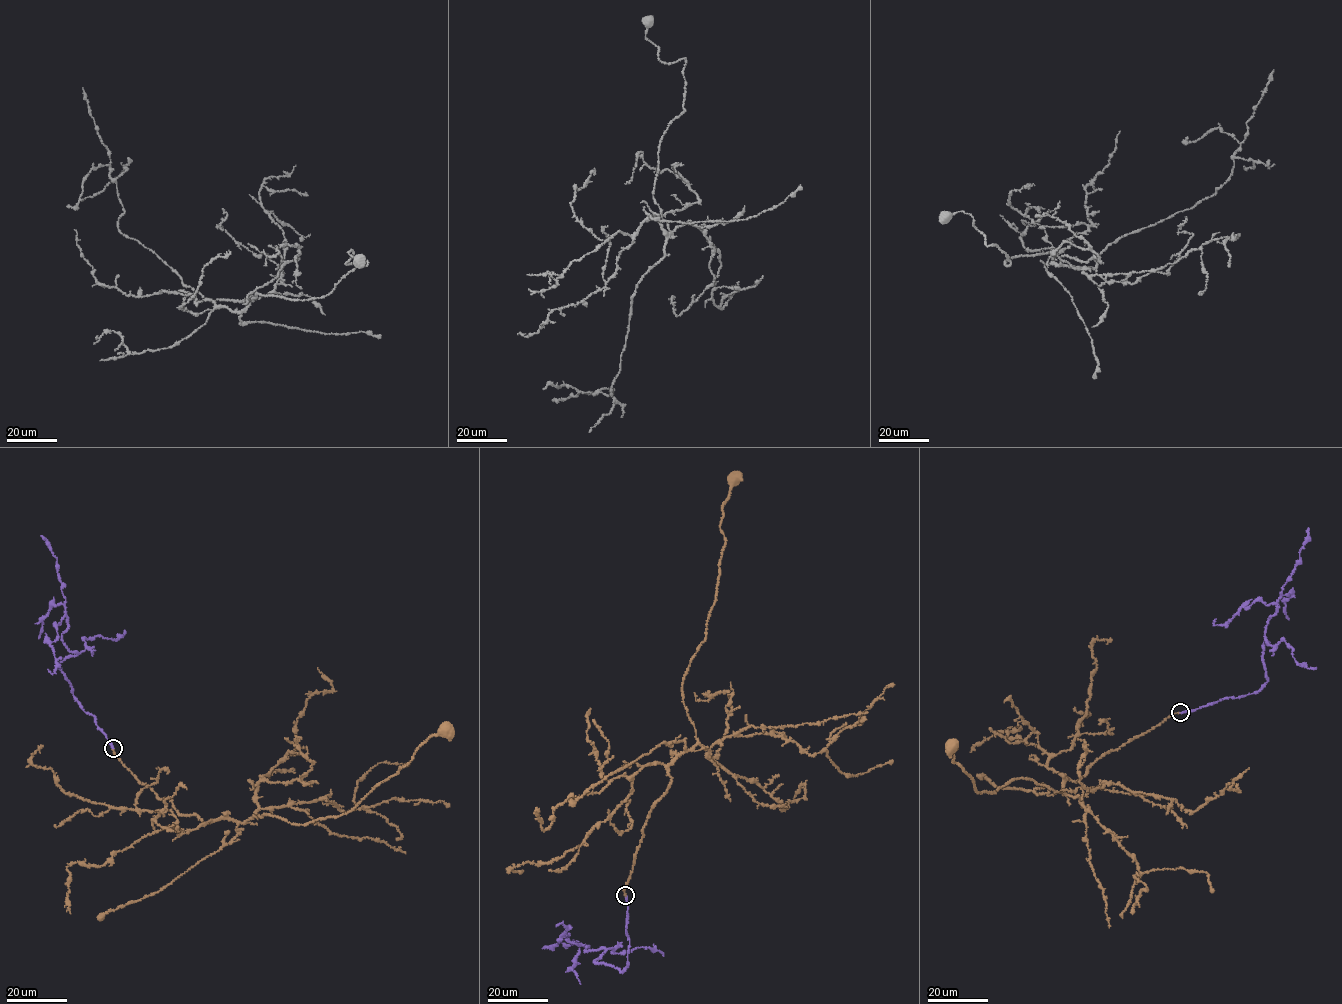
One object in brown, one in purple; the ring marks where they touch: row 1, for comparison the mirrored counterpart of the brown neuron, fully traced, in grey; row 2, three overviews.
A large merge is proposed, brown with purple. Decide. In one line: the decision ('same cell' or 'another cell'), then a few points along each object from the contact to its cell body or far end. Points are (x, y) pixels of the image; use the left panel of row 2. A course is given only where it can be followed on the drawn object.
same cell | brown via (113, 748), (180, 814), (209, 823), (268, 814), (303, 825), (351, 810), (428, 737), (446, 730) | purple via (113, 748), (59, 666), (77, 654), (62, 641), (66, 616), (55, 624), (57, 663), (48, 670)

